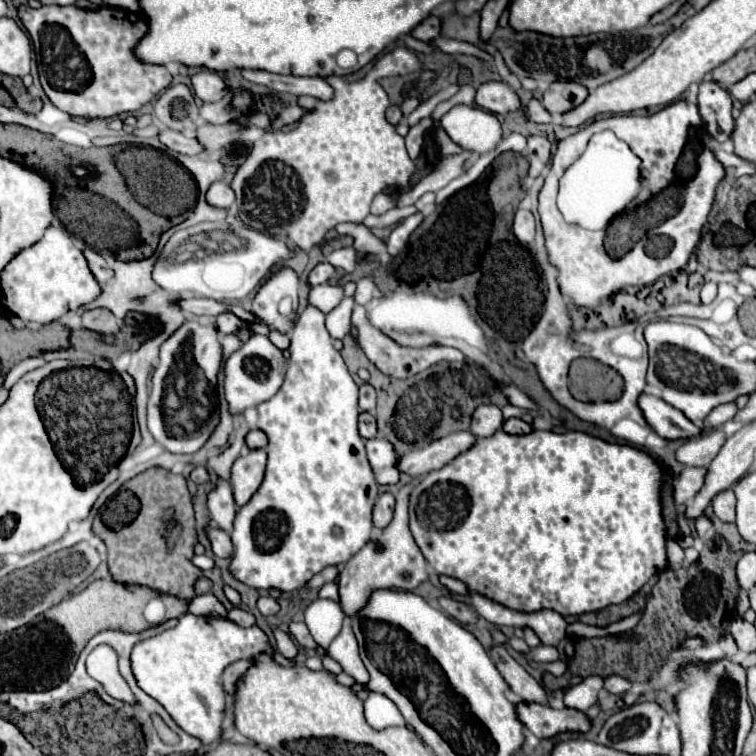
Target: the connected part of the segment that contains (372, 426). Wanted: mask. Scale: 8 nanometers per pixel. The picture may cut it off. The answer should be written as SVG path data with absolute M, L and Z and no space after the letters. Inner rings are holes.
M360 413L358 429L360 429L360 435L362 435L364 439L376 437L376 419L374 419L370 413Z

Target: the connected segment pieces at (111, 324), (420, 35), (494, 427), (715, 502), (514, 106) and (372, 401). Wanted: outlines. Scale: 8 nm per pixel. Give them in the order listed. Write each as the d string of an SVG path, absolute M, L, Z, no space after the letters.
M92 309L92 311L84 311L82 313L82 327L88 329L104 329L104 333L114 333L118 331L118 319L106 311L106 309Z
M426 17L416 29L412 29L412 37L420 41L432 41L440 35L440 19L438 17Z
M480 405L476 409L476 413L472 415L470 431L476 437L490 437L502 427L502 423L504 423L504 417L502 417L500 407L496 407L496 405Z
M726 489L722 493L718 493L712 499L712 507L714 507L714 515L726 523L736 519L736 497L732 493L732 489Z
M488 81L482 83L476 91L476 105L496 113L496 115L506 115L508 111L518 111L520 109L520 97L508 87L504 81Z
M368 383L362 384L360 387L360 411L372 411L376 407L376 398L374 388Z

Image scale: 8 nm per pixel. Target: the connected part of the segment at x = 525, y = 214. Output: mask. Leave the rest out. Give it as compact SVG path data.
M518 209L512 229L514 229L514 235L518 237L518 241L528 245L534 239L534 229L536 229L534 215L528 209Z

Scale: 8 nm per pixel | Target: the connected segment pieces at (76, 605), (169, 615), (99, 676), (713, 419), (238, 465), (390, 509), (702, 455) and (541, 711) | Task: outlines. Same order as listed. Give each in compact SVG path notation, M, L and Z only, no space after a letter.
M94 581L90 583L82 593L76 593L62 603L54 605L44 613L46 619L62 625L66 635L70 637L74 645L74 653L80 653L86 643L100 631L104 629L120 629L124 633L140 633L148 629L148 621L144 619L142 611L150 599L158 597L158 593L150 587L140 587L140 585L122 585L114 581Z
M160 595L160 599L166 605L166 619L178 619L178 617L182 617L188 611L188 603L182 601L182 599L178 599L178 597Z
M98 645L86 661L88 673L102 683L102 687L120 701L128 701L134 703L134 695L130 691L130 687L126 685L126 681L122 679L120 671L118 671L118 657L116 651L108 645Z
M726 403L726 405L718 405L708 417L706 417L706 421L704 421L704 427L706 429L716 429L716 427L720 427L722 423L726 423L726 421L730 421L734 415L736 415L736 403Z
M254 449L248 455L236 459L236 463L232 465L232 479L230 479L236 505L240 507L246 505L250 497L258 491L264 479L264 469L266 469L264 449Z
M382 493L374 507L374 525L378 529L384 529L392 521L392 513L394 513L394 497L392 493Z
M722 431L704 433L704 437L694 437L686 441L678 451L676 459L682 465L694 465L694 467L706 467L720 451L720 445L724 445L726 435Z
M520 703L518 717L520 721L540 739L552 739L558 733L586 733L590 731L592 723L584 711L562 707L552 709L550 705L540 703Z

